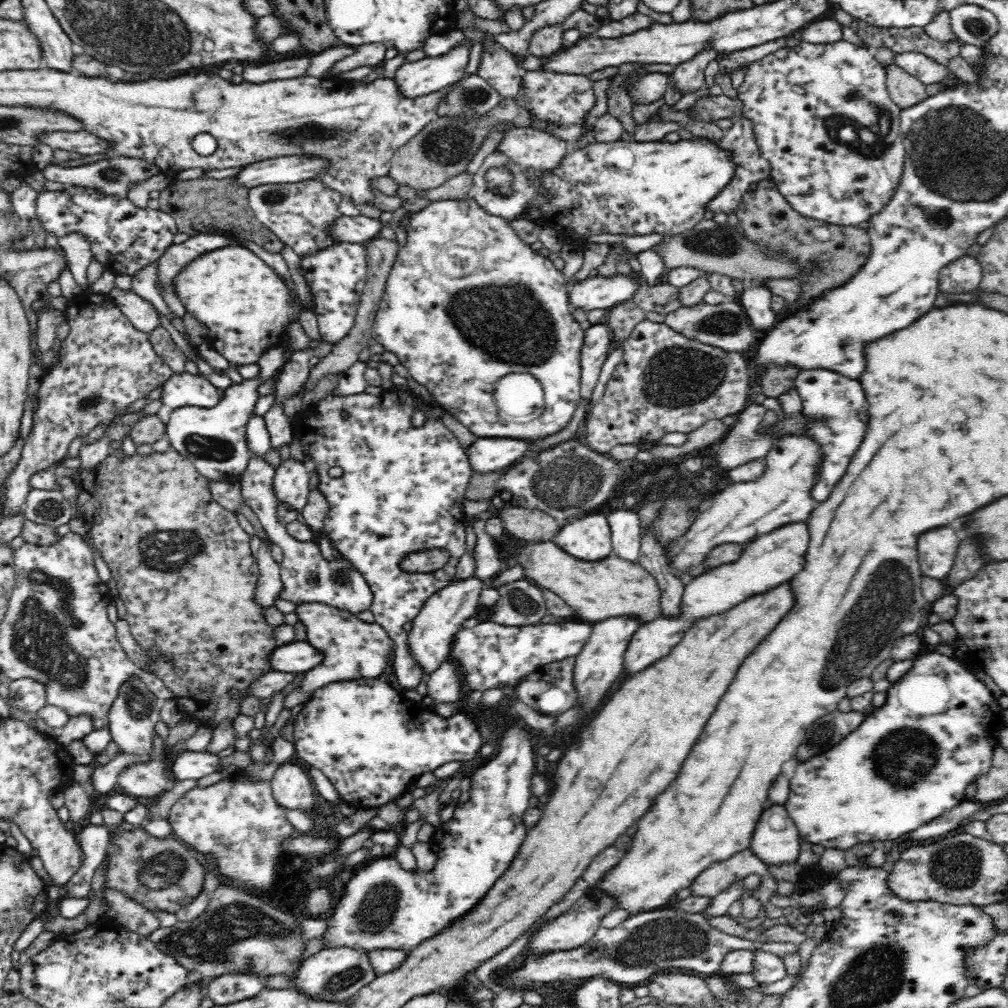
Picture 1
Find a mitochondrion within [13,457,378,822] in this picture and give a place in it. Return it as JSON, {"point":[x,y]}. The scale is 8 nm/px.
{"point":[170,550]}

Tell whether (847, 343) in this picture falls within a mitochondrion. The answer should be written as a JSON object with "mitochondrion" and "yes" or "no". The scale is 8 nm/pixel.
{"mitochondrion":"yes"}

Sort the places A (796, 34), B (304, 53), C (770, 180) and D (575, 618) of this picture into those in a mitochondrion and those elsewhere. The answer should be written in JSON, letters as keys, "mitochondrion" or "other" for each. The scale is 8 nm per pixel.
{"A":"other","B":"other","C":"other","D":"other"}

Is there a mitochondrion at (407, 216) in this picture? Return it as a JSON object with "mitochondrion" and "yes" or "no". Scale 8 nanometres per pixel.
{"mitochondrion":"no"}

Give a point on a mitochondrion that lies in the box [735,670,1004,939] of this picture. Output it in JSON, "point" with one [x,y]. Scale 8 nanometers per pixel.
{"point":[956,867]}

